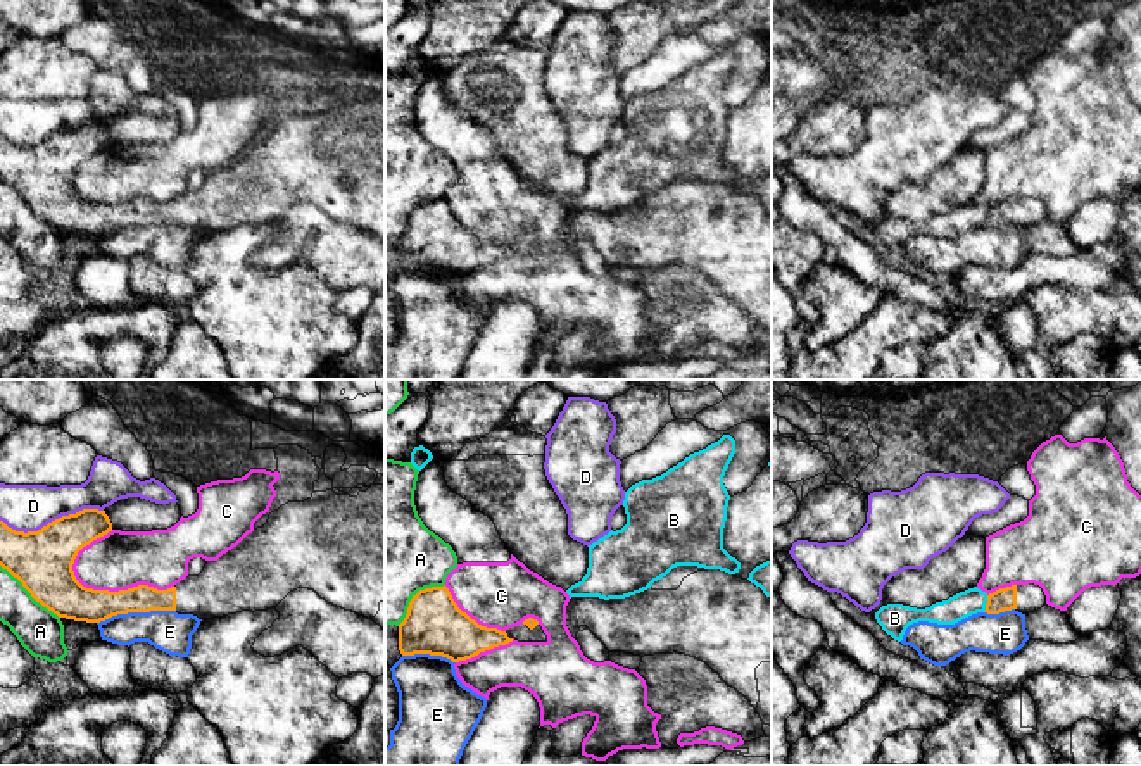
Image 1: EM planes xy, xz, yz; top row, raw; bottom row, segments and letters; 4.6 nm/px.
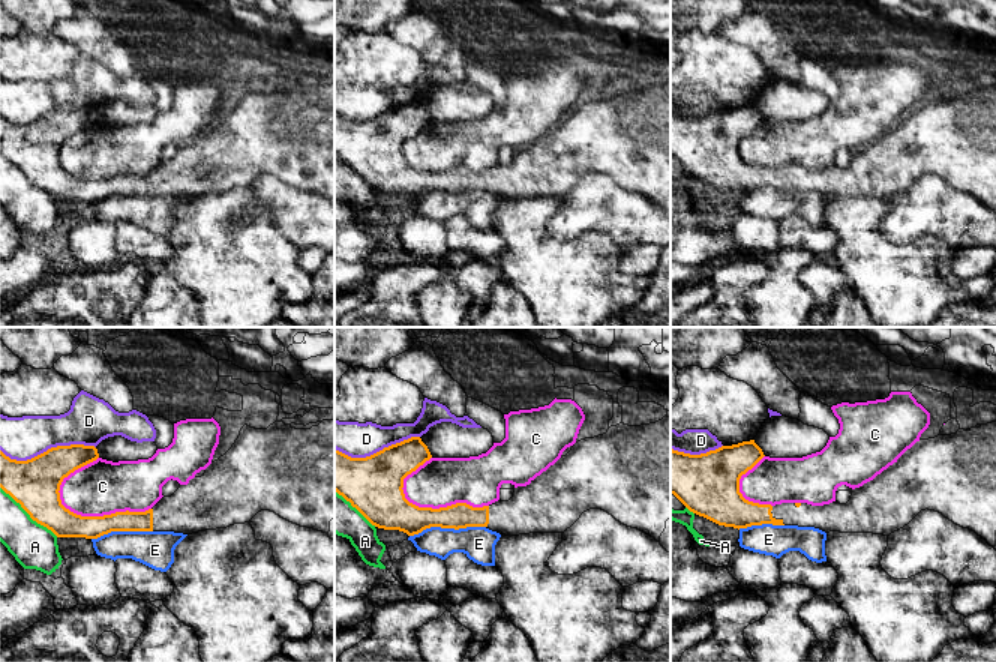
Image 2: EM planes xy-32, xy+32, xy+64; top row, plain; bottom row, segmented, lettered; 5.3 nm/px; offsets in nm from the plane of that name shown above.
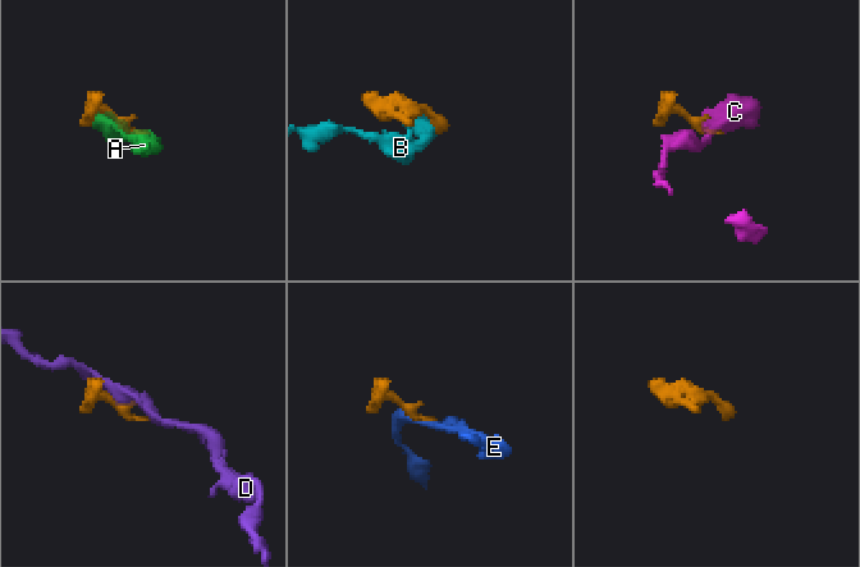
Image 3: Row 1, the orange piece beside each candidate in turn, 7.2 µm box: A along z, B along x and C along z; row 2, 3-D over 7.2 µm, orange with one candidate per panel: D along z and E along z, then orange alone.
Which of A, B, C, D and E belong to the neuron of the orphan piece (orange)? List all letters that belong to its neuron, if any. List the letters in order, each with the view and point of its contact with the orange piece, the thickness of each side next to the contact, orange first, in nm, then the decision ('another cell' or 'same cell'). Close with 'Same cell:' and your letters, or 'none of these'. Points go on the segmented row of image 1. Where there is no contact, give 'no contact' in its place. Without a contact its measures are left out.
A: meets orange in xy at (30, 592); 280 nm thick on the orange side, 220 nm on the other; another cell
B: meets orange in yz at (986, 604); 110 nm thick on the orange side, 120 nm on the other; another cell
C: meets orange in xy at (119, 590); 180 nm thick on the orange side, 280 nm on the other; another cell
D: meets orange in xy at (52, 521); 280 nm thick on the orange side, 220 nm on the other; another cell
E: meets orange in xy at (135, 611); 160 nm thick on the orange side, 190 nm on the other; another cell
Same cell: none of these

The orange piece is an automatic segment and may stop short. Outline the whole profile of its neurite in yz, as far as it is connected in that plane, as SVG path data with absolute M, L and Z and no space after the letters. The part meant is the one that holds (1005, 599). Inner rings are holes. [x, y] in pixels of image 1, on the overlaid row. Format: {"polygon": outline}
{"polygon": "M1012 585L999 588L987 595L987 614L999 614L1005 611L1018 611L1022 614L1034 612L1046 604L1046 595L1039 585Z"}

